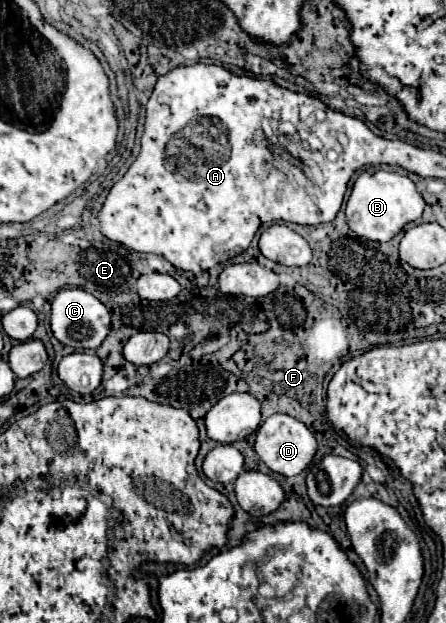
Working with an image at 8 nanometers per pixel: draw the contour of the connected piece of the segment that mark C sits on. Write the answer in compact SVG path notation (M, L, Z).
M62 289L52 301L52 333L54 337L74 349L96 349L112 329L112 315L102 301L84 289Z

